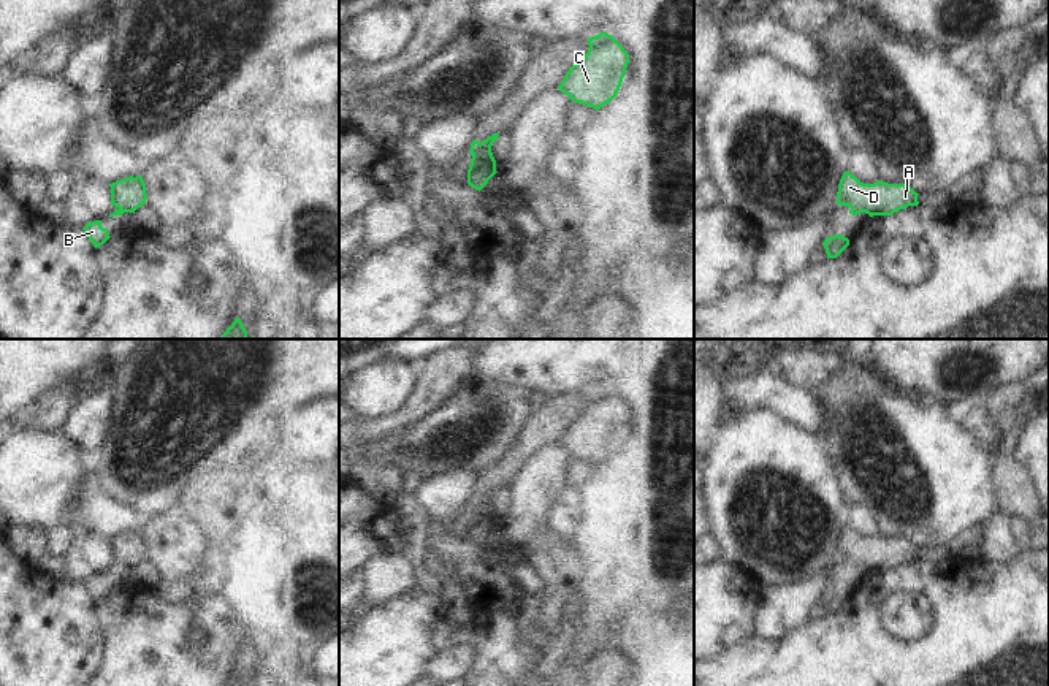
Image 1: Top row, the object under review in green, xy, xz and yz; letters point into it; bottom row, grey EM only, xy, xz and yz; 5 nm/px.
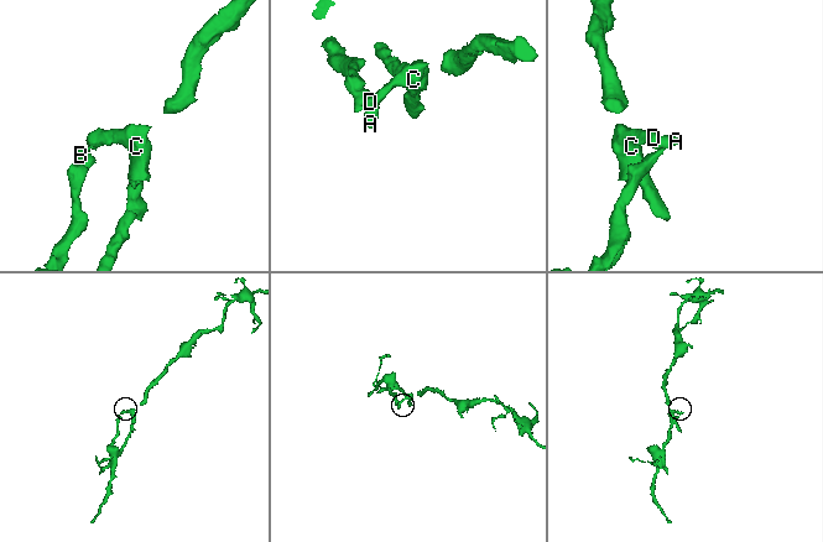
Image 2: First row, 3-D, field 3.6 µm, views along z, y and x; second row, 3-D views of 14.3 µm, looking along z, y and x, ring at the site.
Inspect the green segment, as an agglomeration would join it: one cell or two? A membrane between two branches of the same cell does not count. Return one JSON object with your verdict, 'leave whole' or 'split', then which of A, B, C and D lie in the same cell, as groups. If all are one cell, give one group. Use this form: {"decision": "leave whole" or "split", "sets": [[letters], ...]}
{"decision": "split", "sets": [["A", "C", "D"], ["B"]]}

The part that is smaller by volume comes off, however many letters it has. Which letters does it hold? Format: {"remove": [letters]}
{"remove": ["B"]}

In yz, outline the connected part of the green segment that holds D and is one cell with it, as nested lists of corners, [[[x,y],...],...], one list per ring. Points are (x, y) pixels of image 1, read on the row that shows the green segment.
[[[845,171],[837,192],[837,204],[873,215],[892,215],[908,206],[917,206],[917,195],[905,184],[878,181],[864,184],[849,171]]]

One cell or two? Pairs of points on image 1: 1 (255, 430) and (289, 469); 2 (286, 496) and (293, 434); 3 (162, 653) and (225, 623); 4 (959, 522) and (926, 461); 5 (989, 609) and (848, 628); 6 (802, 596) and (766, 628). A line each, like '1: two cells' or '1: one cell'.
1: two cells
2: two cells
3: one cell
4: one cell
5: one cell
6: one cell

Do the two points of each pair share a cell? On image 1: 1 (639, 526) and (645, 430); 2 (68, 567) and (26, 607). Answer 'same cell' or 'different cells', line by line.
1: same cell
2: different cells

